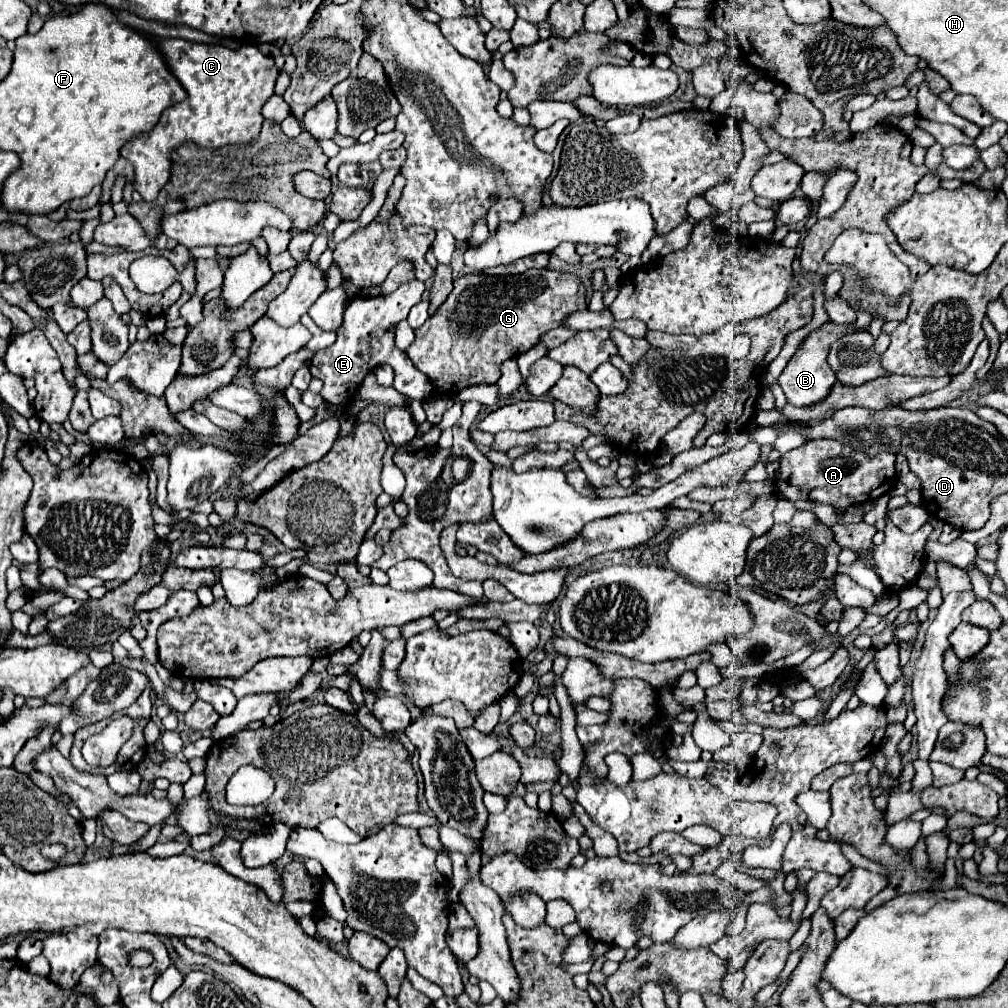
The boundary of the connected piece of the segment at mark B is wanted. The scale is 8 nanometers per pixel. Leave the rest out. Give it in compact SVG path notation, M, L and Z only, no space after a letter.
M825 321L821 327L817 327L815 331L811 331L805 341L799 345L799 349L795 351L795 355L791 357L791 361L787 363L785 371L779 375L779 385L787 395L787 403L803 407L803 405L811 405L821 401L823 397L827 397L831 385L837 381L835 377L831 377L831 367L827 363L827 355L829 355L829 347L839 341L845 335L853 335L859 333L861 329L855 323L845 323L845 325L837 325L833 321Z

